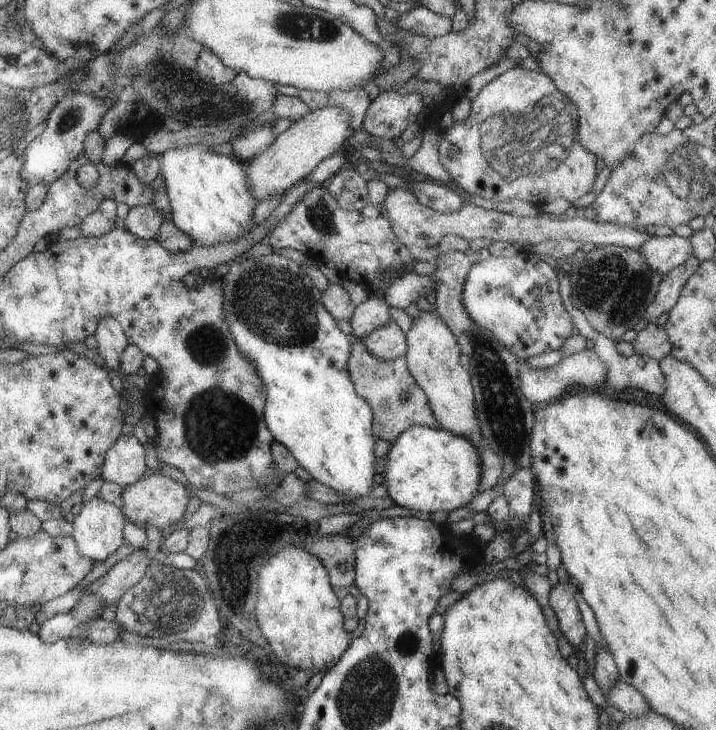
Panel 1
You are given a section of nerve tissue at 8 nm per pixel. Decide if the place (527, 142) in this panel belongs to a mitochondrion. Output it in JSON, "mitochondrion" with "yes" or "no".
{"mitochondrion":"yes"}

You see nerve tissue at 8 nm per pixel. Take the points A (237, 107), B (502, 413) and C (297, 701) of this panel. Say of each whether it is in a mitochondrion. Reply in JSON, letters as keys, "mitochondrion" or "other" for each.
{"A":"mitochondrion","B":"mitochondrion","C":"other"}

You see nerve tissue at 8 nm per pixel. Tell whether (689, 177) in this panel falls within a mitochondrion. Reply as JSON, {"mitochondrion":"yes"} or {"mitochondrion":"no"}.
{"mitochondrion":"yes"}

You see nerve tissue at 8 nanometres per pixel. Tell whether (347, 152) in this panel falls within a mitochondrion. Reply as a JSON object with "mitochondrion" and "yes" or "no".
{"mitochondrion":"no"}

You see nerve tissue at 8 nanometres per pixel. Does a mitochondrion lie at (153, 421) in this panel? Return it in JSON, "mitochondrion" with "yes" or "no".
{"mitochondrion":"no"}

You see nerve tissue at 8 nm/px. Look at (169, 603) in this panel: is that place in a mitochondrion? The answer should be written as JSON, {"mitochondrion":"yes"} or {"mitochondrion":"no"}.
{"mitochondrion":"yes"}

